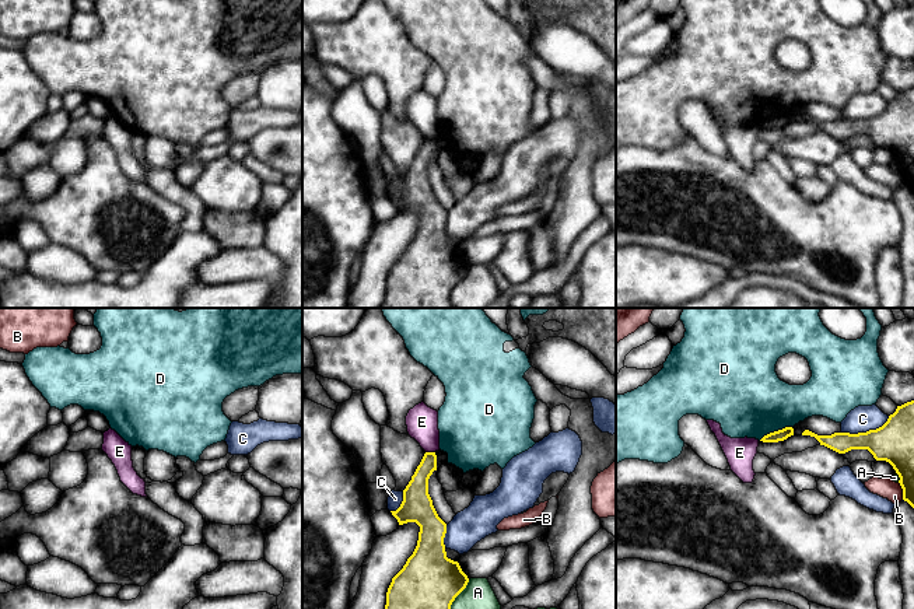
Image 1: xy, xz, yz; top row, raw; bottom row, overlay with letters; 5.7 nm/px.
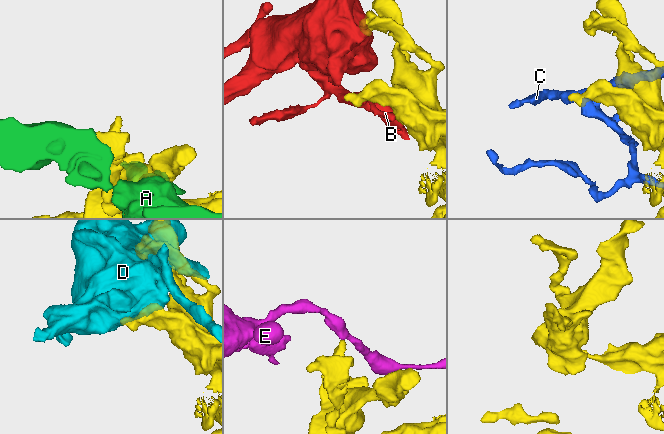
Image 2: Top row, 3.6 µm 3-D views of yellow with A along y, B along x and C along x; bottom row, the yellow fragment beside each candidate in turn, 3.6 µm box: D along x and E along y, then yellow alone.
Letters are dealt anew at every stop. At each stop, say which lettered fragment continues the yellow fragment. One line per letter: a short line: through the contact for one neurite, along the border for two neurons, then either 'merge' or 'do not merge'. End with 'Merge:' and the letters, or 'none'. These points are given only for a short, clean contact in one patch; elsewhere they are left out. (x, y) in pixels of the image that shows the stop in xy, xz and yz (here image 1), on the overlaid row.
A: do not merge
B: do not merge
C: do not merge
D: do not merge
E: xz (426, 451), (434, 452) | do not merge
Merge: none

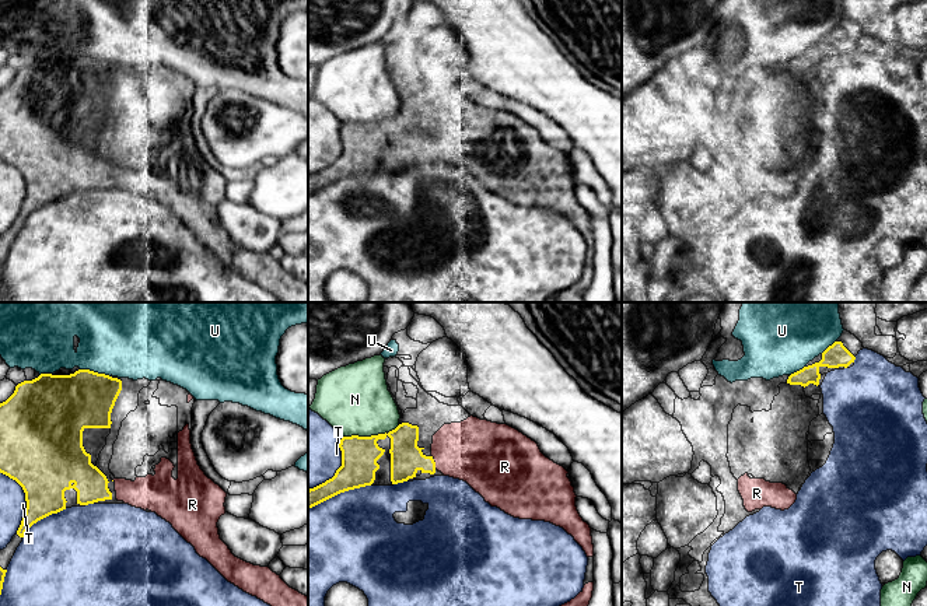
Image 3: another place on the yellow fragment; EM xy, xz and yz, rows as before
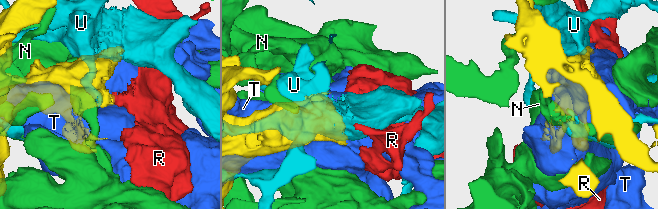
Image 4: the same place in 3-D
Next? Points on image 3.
N: do not merge
R: xz (406, 458), (434, 463), (459, 451), (475, 451) | merge
T: do not merge
U: do not merge
Merge: R

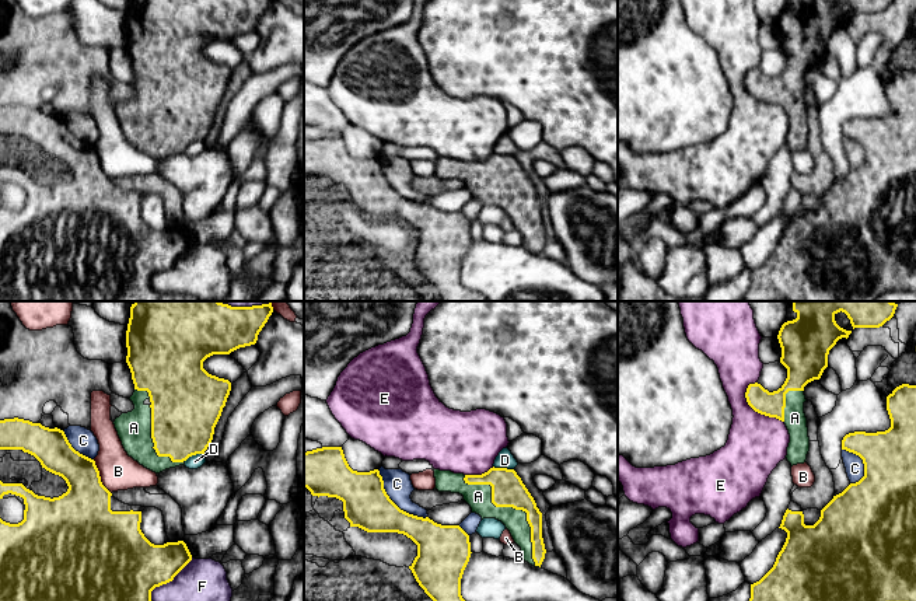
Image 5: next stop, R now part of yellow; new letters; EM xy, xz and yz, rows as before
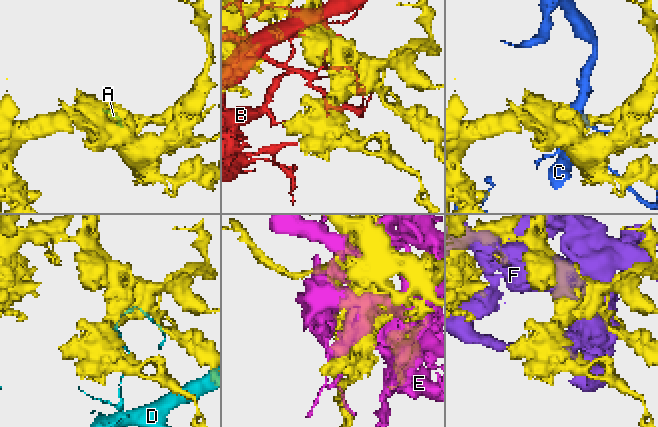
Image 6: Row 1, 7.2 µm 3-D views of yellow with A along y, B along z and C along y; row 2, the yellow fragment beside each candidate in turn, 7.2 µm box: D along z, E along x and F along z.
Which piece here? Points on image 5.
A: merge
B: do not merge
C: do not merge
D: do not merge
E: do not merge
F: do not merge
Merge: A

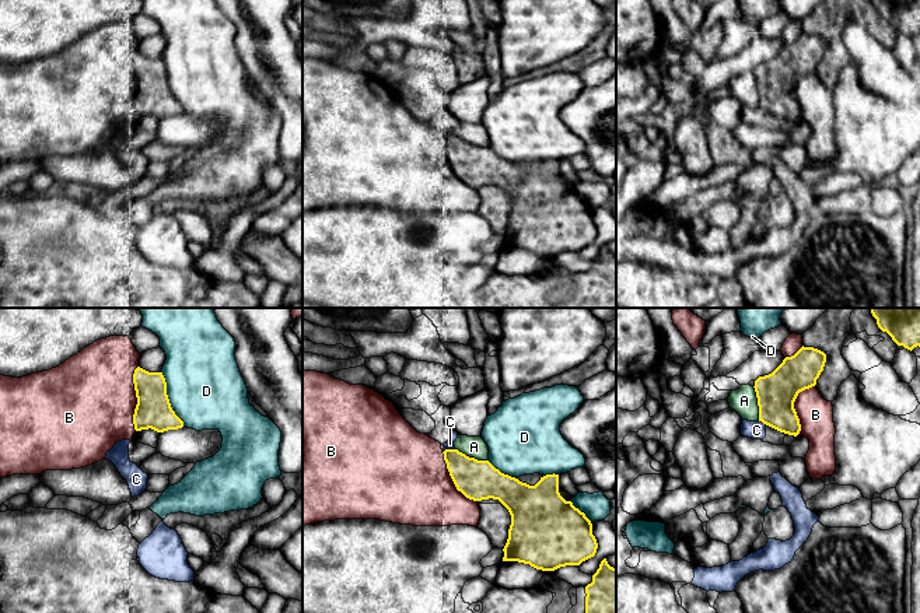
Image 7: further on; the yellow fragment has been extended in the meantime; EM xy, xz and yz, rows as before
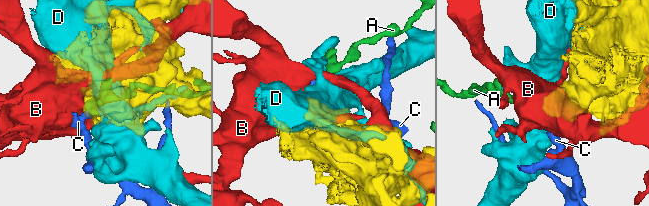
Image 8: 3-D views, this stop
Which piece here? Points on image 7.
A: do not merge
B: do not merge
C: do not merge
D: do not merge
Merge: none

